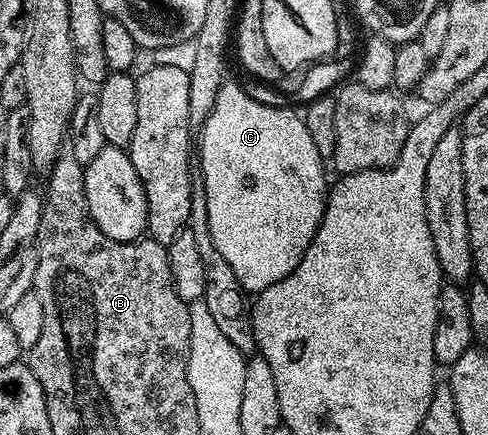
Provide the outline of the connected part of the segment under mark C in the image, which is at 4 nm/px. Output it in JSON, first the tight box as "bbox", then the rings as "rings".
{"bbox":[196,83,328,295],"rings":[[[226,83],[216,95],[215,106],[212,107],[211,114],[208,115],[207,121],[202,127],[198,142],[196,154],[202,163],[204,190],[207,192],[208,229],[211,231],[212,242],[215,244],[216,251],[220,251],[220,254],[224,255],[225,262],[232,267],[236,273],[236,279],[243,288],[256,295],[261,289],[272,287],[272,283],[280,283],[280,279],[284,279],[298,266],[304,251],[308,251],[308,247],[320,227],[328,196],[326,169],[322,166],[325,165],[324,158],[317,153],[316,144],[309,135],[308,127],[298,113],[296,115],[292,110],[281,109],[278,105],[265,105],[264,102],[249,97],[240,86],[231,85],[231,83]]]}

